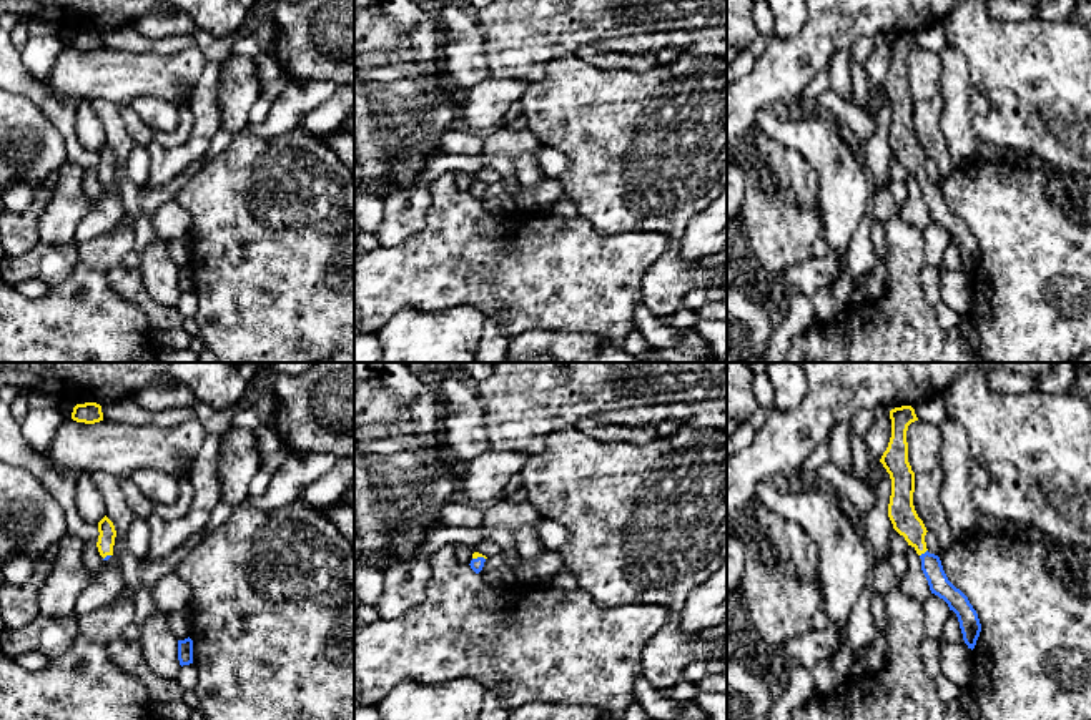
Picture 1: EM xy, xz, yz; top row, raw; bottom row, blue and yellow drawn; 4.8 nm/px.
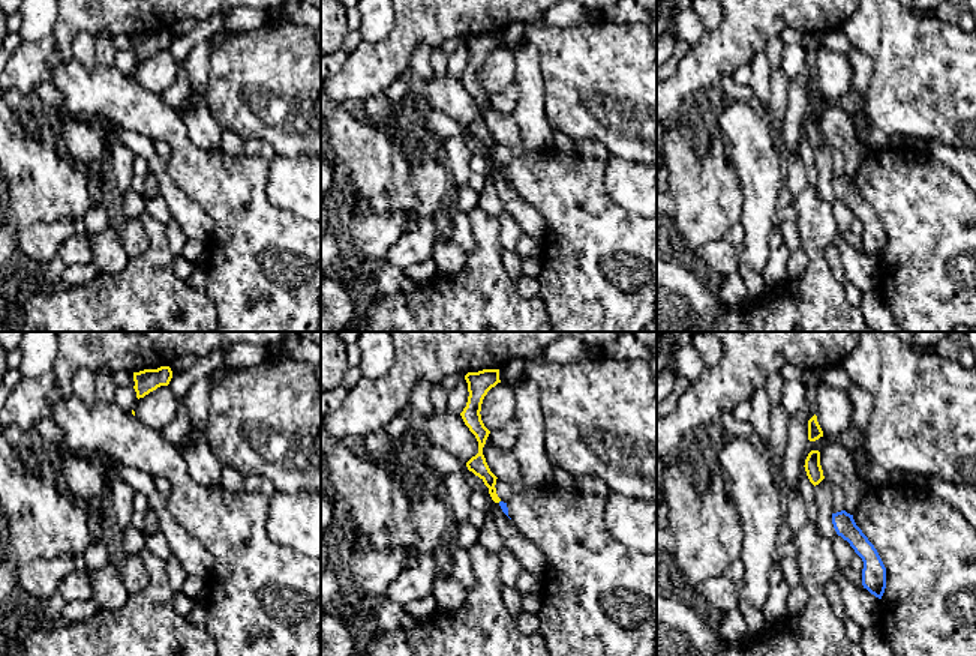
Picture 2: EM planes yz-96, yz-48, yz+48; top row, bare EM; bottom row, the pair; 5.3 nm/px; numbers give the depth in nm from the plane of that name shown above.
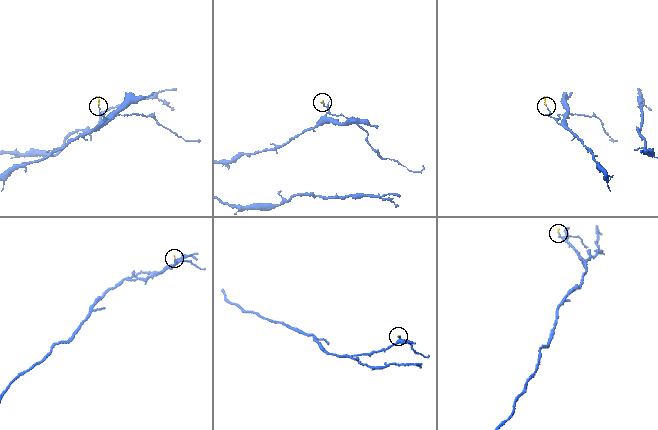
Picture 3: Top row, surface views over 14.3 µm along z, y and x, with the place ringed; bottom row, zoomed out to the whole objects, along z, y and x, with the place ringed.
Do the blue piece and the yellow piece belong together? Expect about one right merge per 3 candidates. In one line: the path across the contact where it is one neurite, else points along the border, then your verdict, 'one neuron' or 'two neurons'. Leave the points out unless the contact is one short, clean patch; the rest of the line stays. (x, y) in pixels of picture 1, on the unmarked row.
runs through yz (932, 195), (925, 180), (902, 140); one neuron

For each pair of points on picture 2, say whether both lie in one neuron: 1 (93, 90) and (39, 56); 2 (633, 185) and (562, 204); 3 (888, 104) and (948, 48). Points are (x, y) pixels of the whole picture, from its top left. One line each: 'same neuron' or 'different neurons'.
1: different neurons
2: different neurons
3: same neuron

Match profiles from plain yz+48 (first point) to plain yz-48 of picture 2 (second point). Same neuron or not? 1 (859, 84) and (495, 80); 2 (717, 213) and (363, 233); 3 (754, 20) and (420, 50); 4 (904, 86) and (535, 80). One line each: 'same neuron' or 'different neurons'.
1: different neurons
2: same neuron
3: different neurons
4: different neurons

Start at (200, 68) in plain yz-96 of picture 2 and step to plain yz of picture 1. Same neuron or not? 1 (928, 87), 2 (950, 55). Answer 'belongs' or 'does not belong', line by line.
1: does not belong
2: belongs

